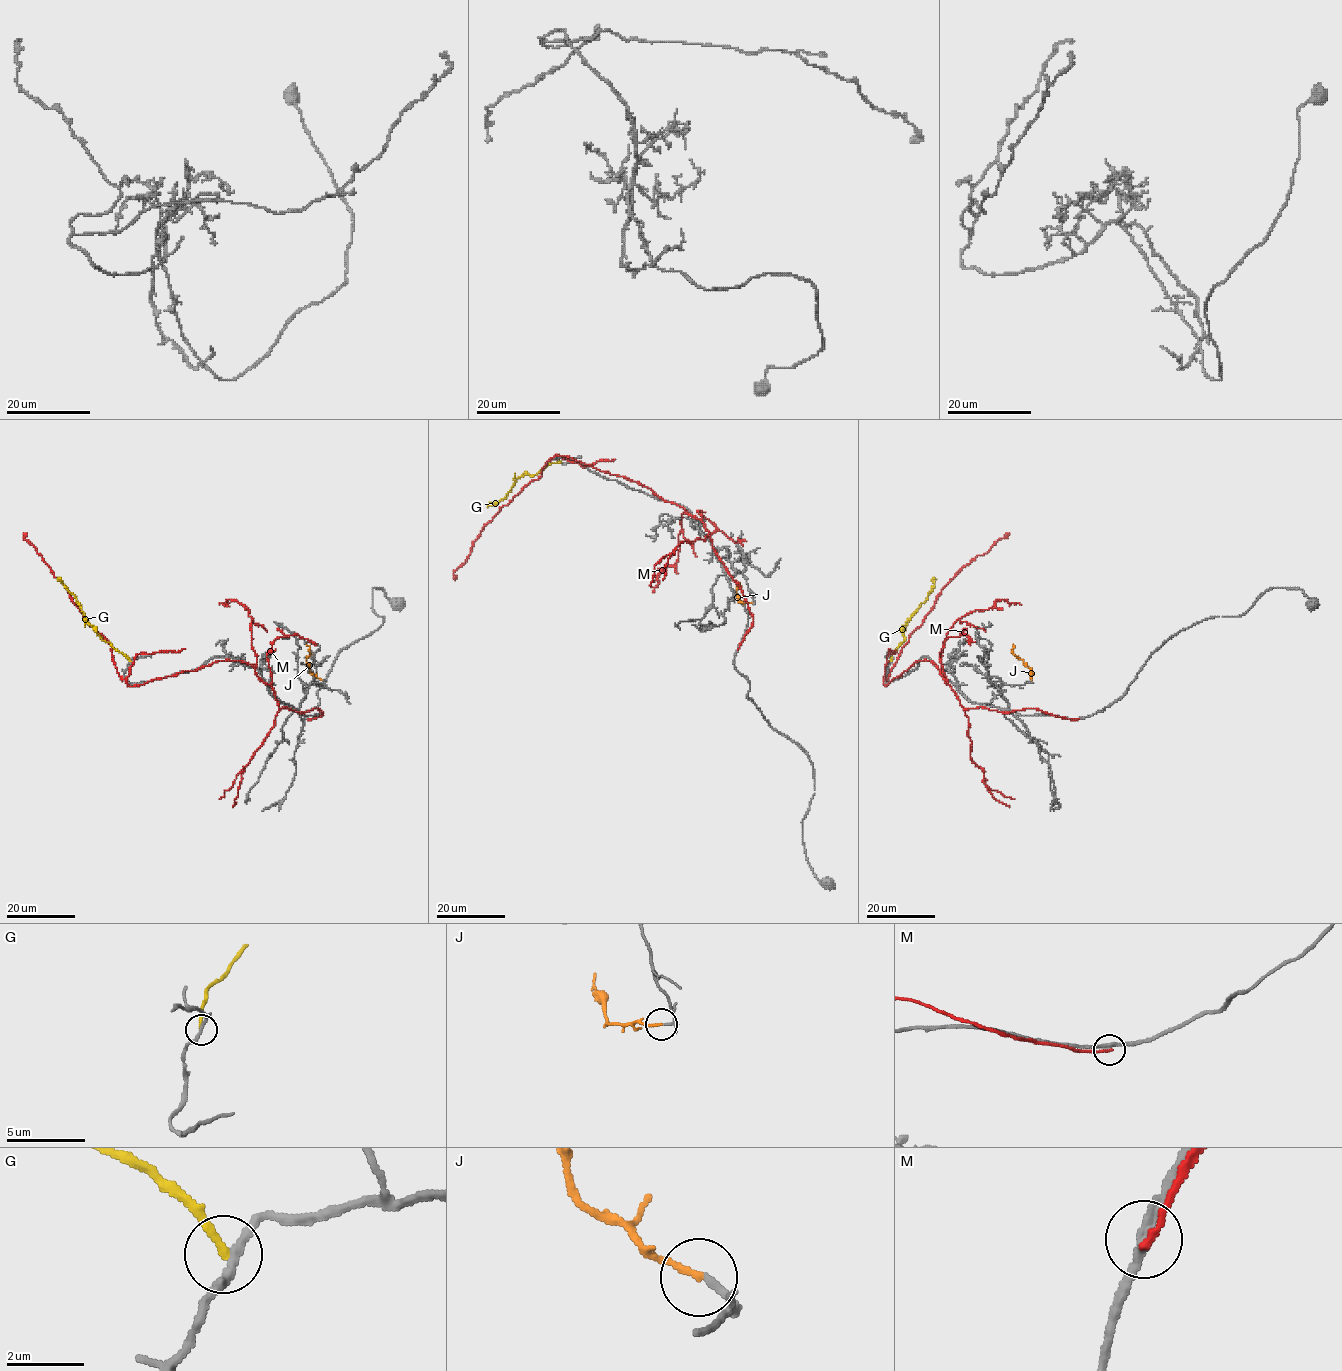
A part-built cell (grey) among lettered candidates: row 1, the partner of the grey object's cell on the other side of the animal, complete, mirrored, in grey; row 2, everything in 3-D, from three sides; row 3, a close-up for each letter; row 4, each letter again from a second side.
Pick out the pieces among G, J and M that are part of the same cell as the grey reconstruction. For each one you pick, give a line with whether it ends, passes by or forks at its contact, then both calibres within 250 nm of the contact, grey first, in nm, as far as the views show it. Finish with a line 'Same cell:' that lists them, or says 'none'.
J: It ends there. Thickness 120 nm (grey) against 170 nm
Same cell: J

